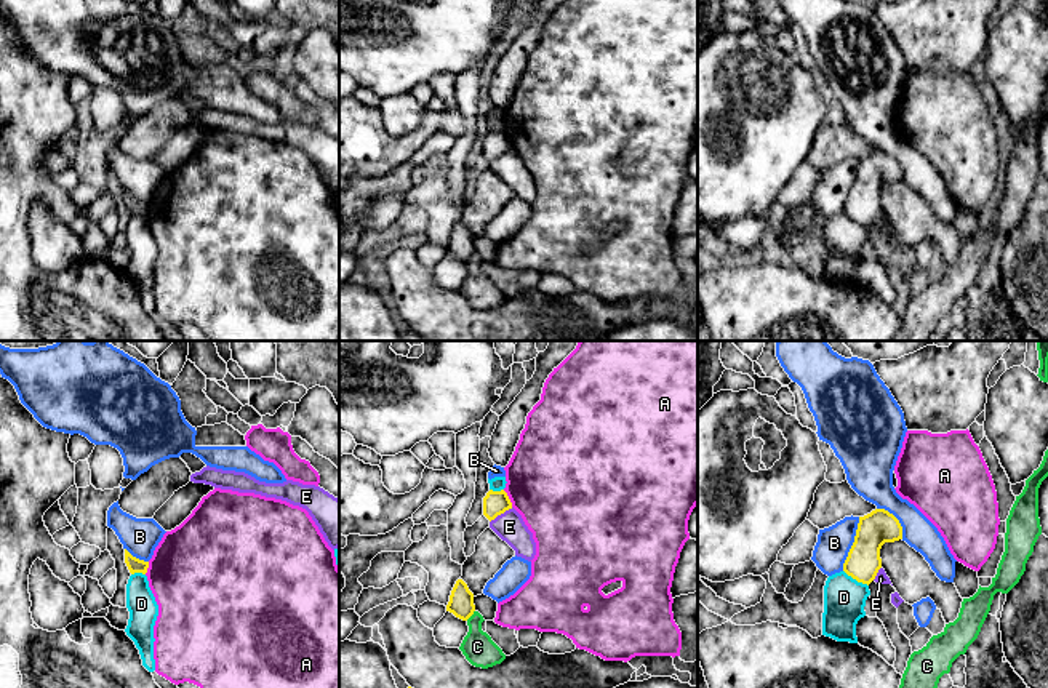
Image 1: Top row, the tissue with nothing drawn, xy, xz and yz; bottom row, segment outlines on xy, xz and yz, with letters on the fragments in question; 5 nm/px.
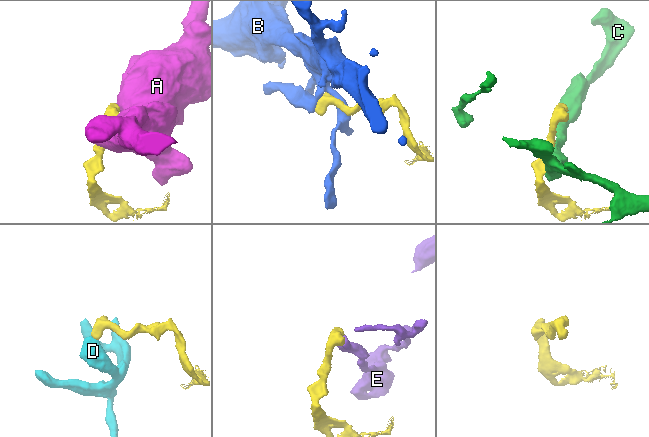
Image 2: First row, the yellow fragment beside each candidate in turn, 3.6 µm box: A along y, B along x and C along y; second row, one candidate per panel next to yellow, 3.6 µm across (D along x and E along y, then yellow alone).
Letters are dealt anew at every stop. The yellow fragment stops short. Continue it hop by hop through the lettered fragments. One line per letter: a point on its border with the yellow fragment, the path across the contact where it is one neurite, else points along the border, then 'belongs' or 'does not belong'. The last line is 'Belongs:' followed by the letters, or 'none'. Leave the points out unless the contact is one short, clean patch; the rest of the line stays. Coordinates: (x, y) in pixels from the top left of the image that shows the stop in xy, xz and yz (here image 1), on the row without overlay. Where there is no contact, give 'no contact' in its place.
A: contact xz (508, 140); does not belong
B: contact yz (853, 186); does not belong
C: contact xz (471, 256); does not belong
D: contact yz (856, 221); border yz (844, 212), (868, 228); does not belong
E: contact xz (501, 154); does not belong
Belongs: none

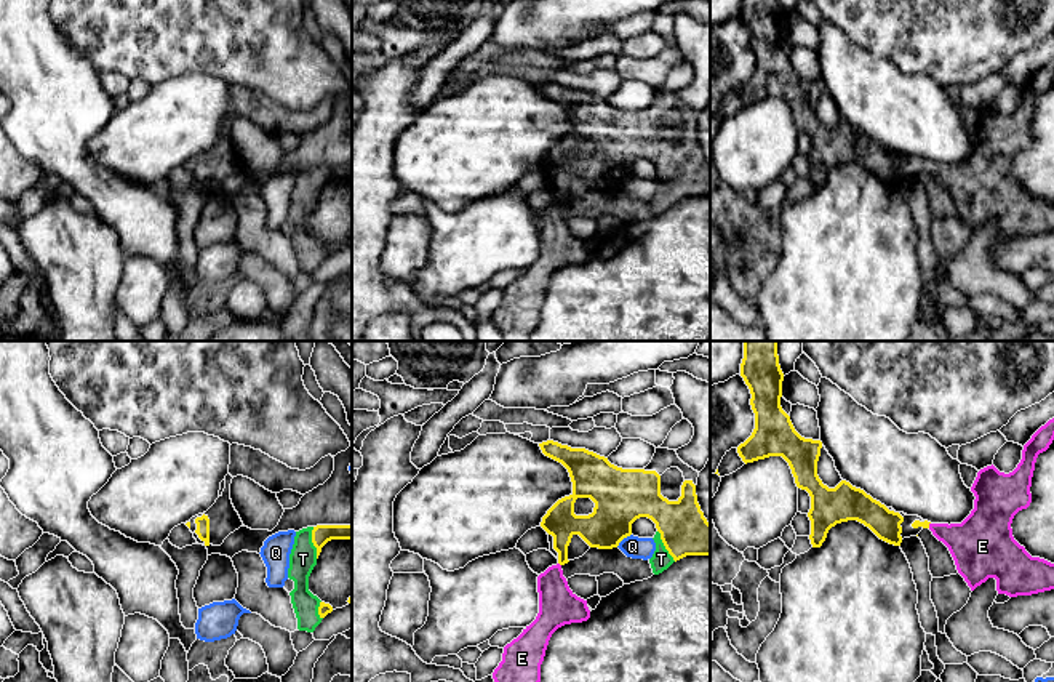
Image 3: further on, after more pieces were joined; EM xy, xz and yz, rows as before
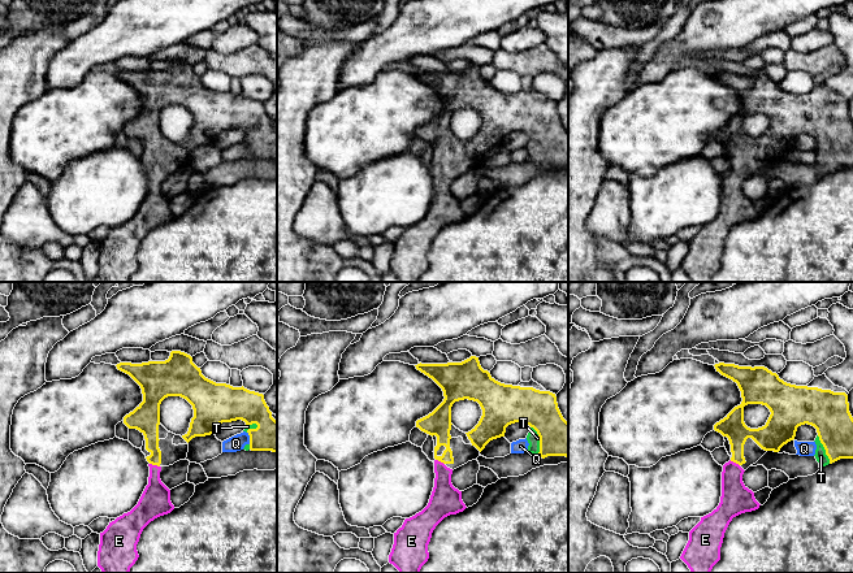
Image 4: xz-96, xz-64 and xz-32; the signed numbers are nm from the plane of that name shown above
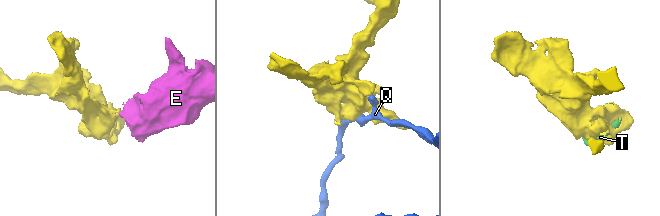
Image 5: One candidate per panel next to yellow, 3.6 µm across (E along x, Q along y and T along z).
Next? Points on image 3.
E: contact yz (928, 167); way yz (915, 165), (928, 167), (974, 184); belongs
Q: contact xz (622, 180); does not belong
T: contact xy (312, 183); belongs
Belongs: E, T

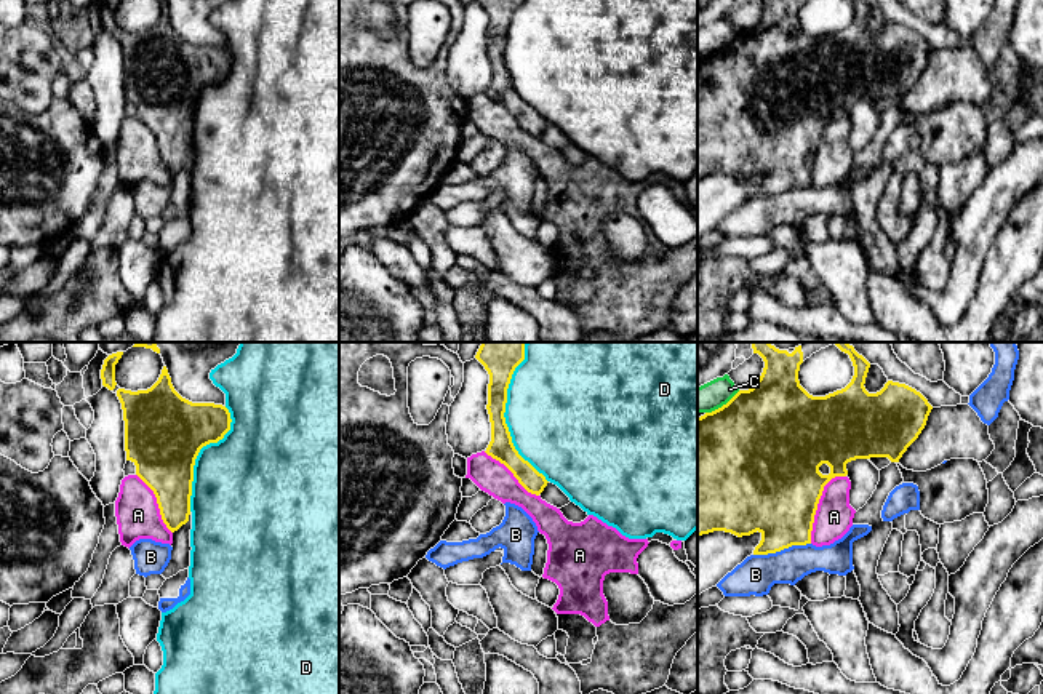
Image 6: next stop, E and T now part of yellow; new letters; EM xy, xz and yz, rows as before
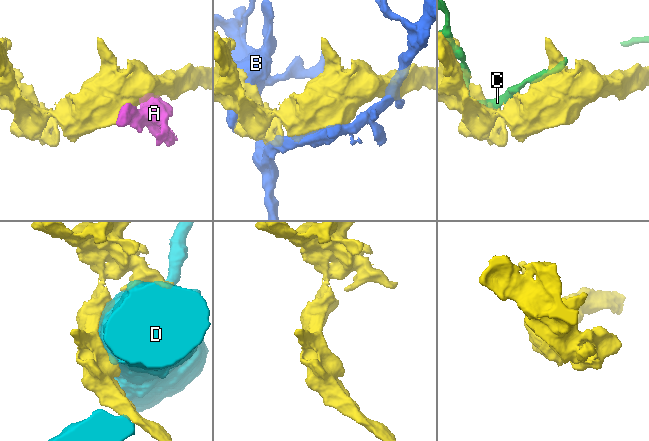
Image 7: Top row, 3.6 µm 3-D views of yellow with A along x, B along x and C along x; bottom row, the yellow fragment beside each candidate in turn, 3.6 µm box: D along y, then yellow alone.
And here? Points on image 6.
A: contact yz (818, 144); does not belong
B: contact yz (781, 191); does not belong
C: contact yz (723, 47); does not belong
D: contact xz (504, 63); does not belong
Belongs: none

